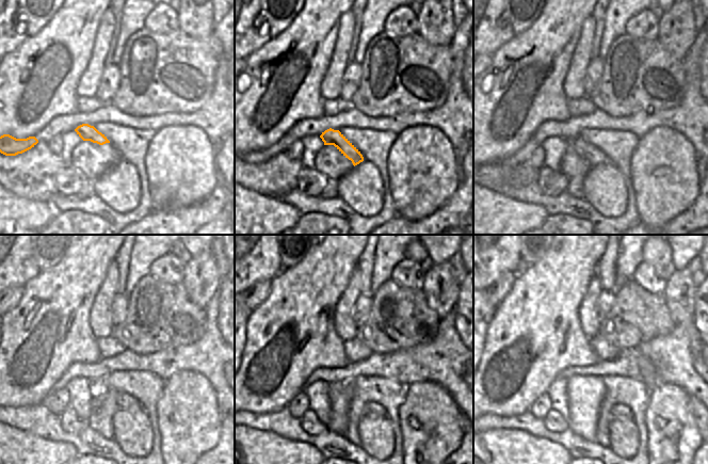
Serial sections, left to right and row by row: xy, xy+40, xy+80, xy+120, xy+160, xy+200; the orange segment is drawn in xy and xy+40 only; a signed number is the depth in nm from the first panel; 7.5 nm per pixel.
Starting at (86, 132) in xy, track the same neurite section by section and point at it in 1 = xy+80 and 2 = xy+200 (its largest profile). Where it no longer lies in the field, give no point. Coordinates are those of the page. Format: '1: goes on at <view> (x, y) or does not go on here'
1: goes on at xy+80 (593, 155)
2: goes on at xy+200 (623, 413)

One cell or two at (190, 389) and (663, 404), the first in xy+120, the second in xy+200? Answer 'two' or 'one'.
one

